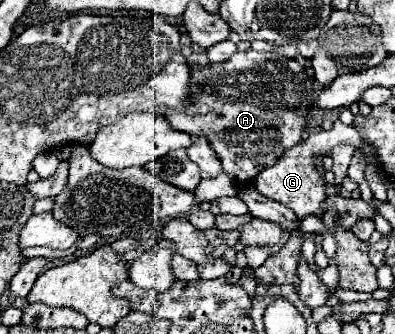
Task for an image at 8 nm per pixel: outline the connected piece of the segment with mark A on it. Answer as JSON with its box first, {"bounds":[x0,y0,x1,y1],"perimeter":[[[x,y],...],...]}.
{"bounds":[167,49,315,184],"perimeter":[[[249,49],[245,52],[235,52],[227,62],[209,64],[201,70],[193,68],[191,82],[193,94],[195,82],[201,86],[201,92],[197,92],[193,112],[187,112],[187,118],[177,118],[177,112],[167,112],[167,120],[177,130],[205,136],[217,152],[223,170],[239,184],[249,184],[253,176],[259,174],[259,168],[271,166],[279,152],[295,146],[303,138],[307,104],[311,104],[315,88],[313,80],[305,74],[305,68],[297,60],[287,60],[286,56],[277,52],[256,52]]]}

